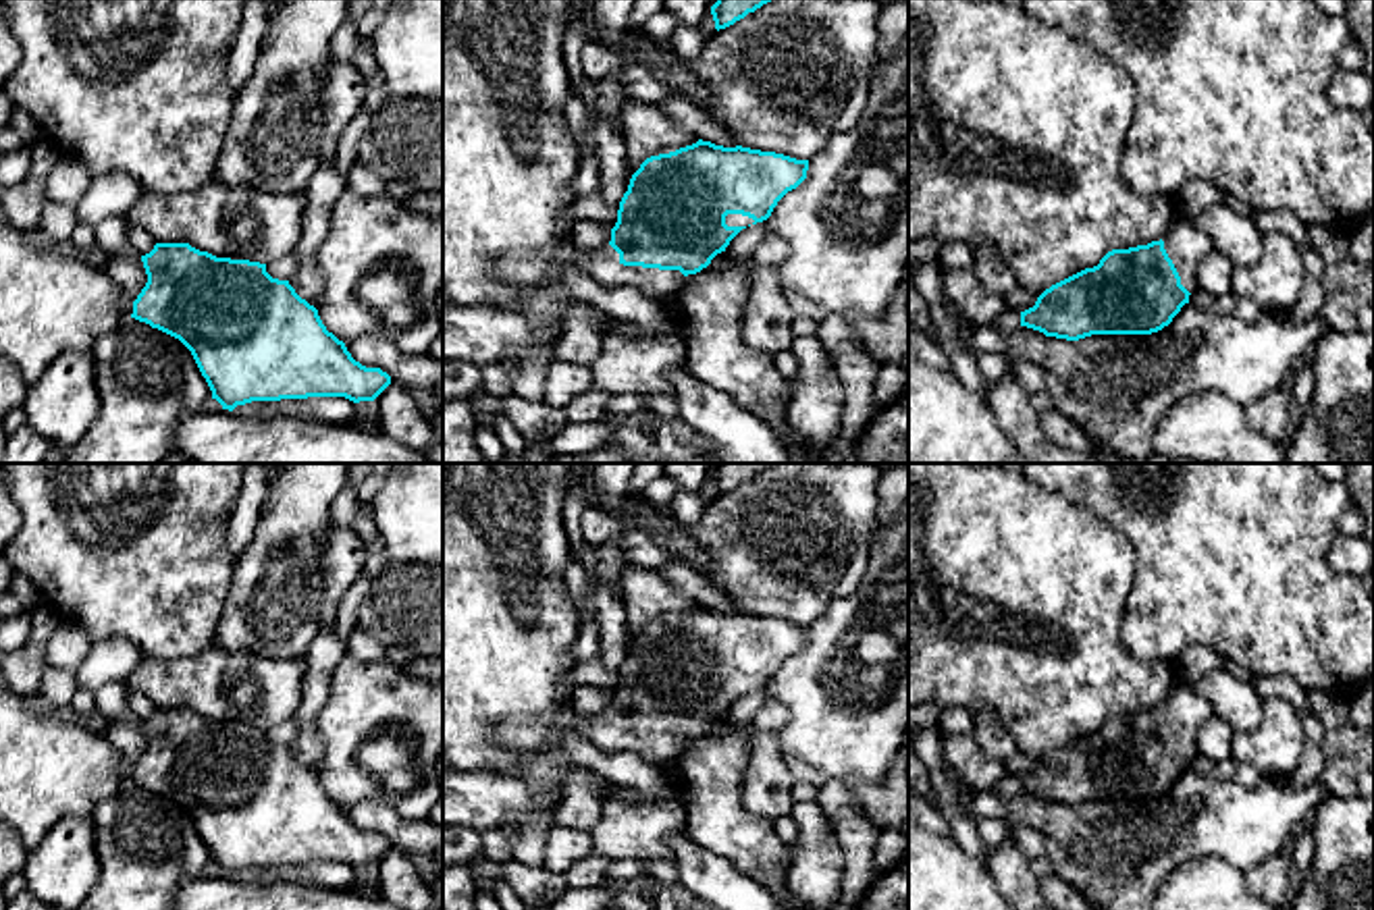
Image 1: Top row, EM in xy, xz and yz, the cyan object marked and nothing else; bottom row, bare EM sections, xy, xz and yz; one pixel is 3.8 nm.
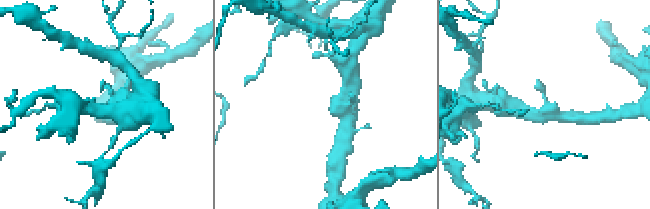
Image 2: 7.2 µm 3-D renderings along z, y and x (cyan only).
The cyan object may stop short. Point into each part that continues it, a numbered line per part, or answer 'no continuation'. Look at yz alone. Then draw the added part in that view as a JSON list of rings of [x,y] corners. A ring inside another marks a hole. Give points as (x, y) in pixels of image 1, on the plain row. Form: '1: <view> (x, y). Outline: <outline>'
1: yz (1185, 709). Outline: [[[1177,671],[1174,686],[1162,706],[1181,742],[1181,750],[1193,758],[1197,754],[1197,733],[1214,717],[1210,702]]]

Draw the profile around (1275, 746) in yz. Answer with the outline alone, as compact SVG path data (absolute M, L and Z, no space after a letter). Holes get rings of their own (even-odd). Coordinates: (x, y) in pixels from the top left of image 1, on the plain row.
M1268 698L1262 723L1253 731L1235 733L1231 758L1251 765L1262 775L1293 775L1305 742L1297 708Z

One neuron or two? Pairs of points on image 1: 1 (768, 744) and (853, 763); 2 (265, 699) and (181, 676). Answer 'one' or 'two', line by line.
1: two
2: one

